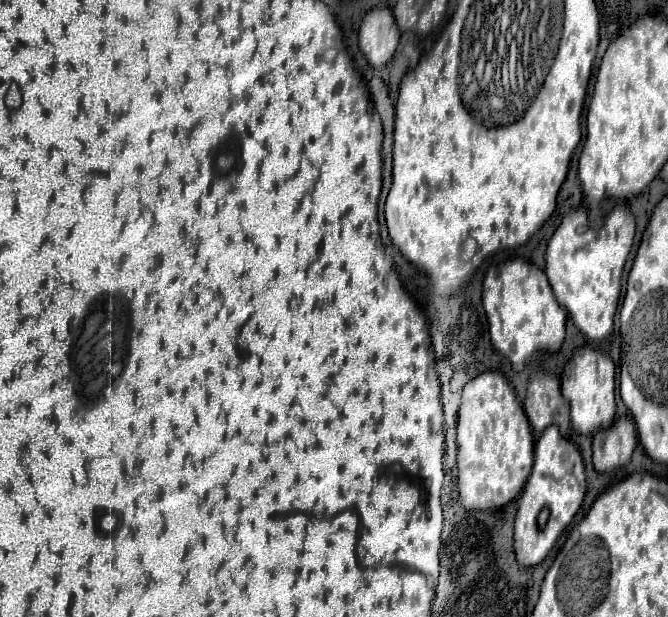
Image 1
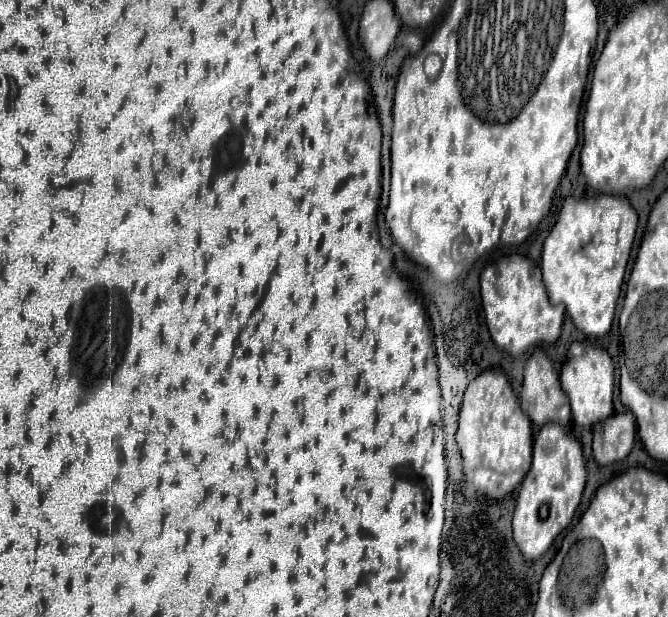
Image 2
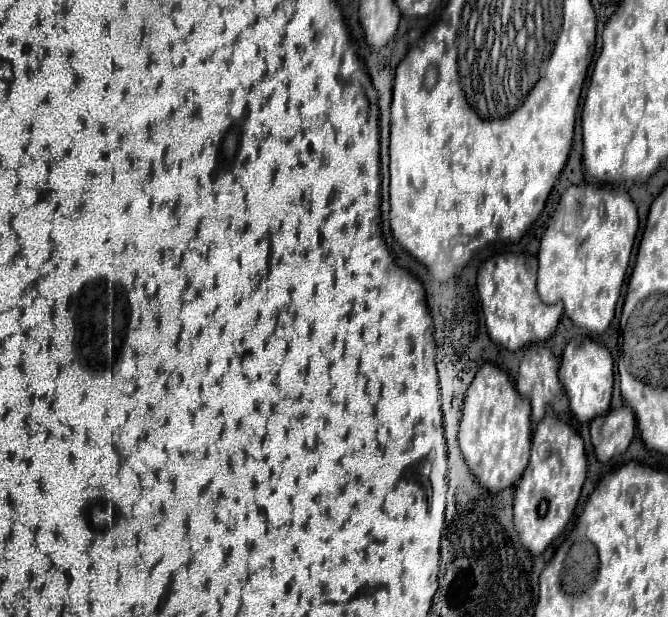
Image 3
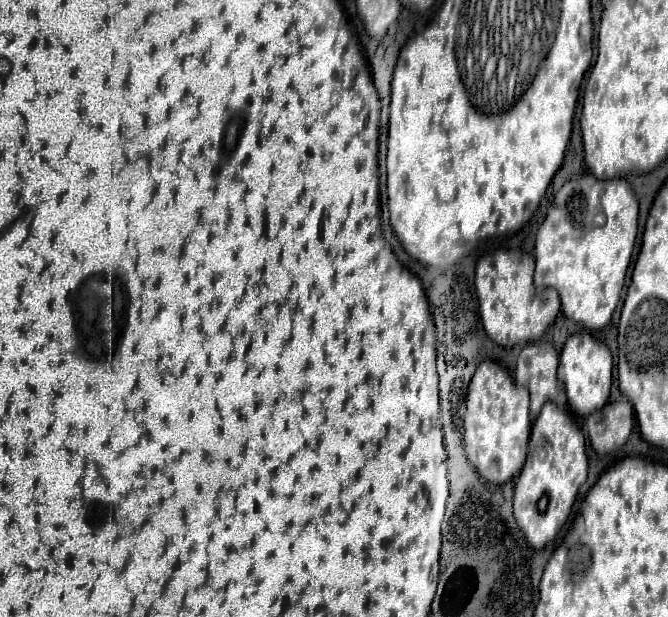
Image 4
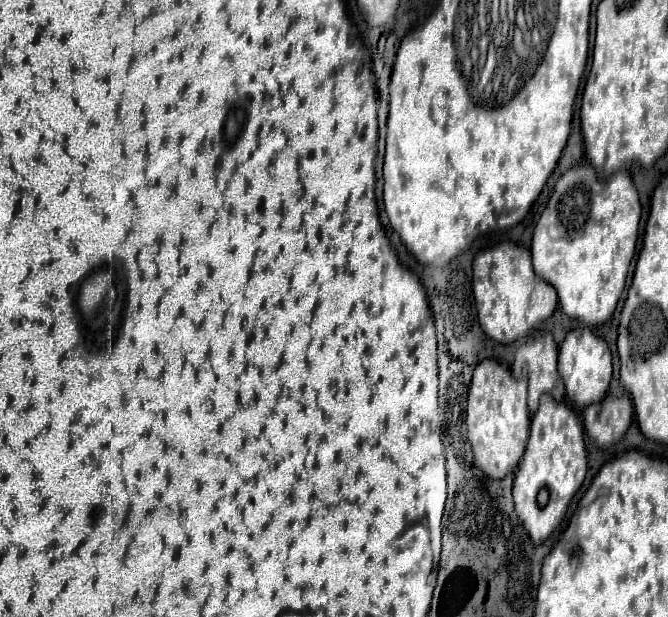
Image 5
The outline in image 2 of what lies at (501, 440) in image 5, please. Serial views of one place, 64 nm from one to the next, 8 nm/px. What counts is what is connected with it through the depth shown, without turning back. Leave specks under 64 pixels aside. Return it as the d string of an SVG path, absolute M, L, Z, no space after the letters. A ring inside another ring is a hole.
M488 368L468 384L458 424L456 442L464 460L466 494L472 500L478 496L502 500L522 482L532 462L532 422L520 408L504 372Z

